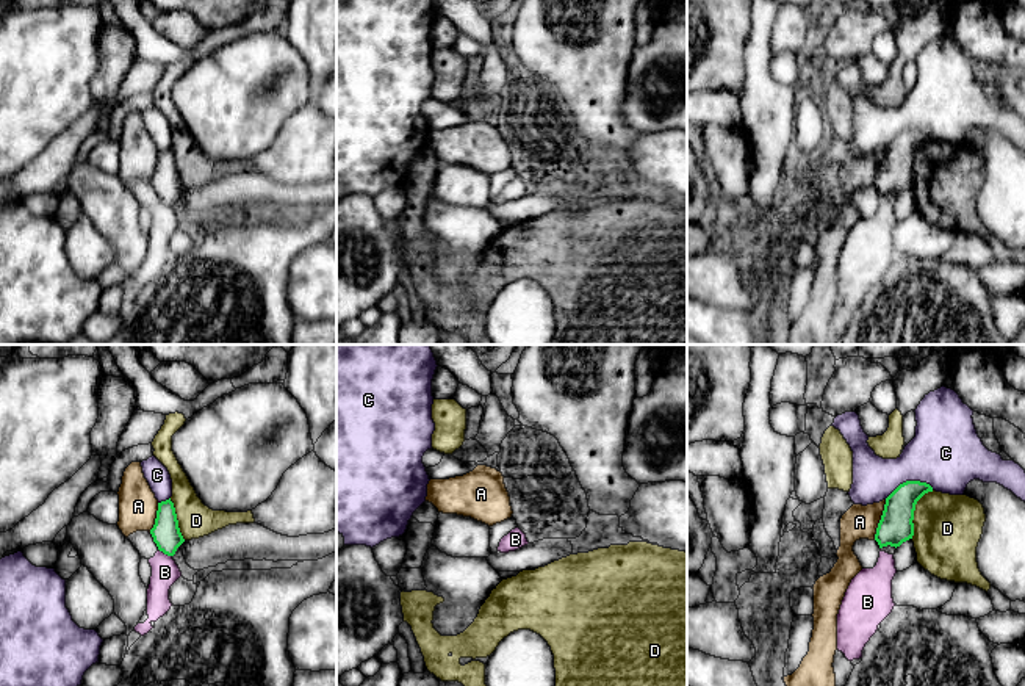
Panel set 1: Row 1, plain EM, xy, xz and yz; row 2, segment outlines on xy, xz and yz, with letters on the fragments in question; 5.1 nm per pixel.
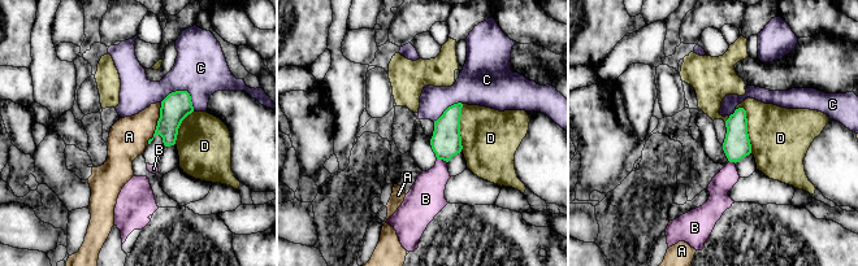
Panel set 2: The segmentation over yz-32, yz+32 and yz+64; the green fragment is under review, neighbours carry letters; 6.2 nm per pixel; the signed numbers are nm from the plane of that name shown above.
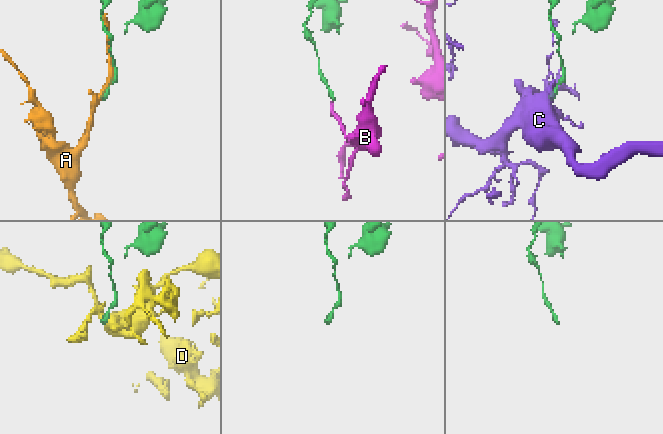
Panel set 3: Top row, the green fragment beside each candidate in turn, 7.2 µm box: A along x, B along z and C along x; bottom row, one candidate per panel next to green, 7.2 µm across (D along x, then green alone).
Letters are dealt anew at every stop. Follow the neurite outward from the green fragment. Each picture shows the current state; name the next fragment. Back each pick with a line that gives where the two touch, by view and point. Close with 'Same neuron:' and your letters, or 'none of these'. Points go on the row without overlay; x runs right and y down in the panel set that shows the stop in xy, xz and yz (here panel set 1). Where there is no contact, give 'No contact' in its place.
Same neuron: none of these

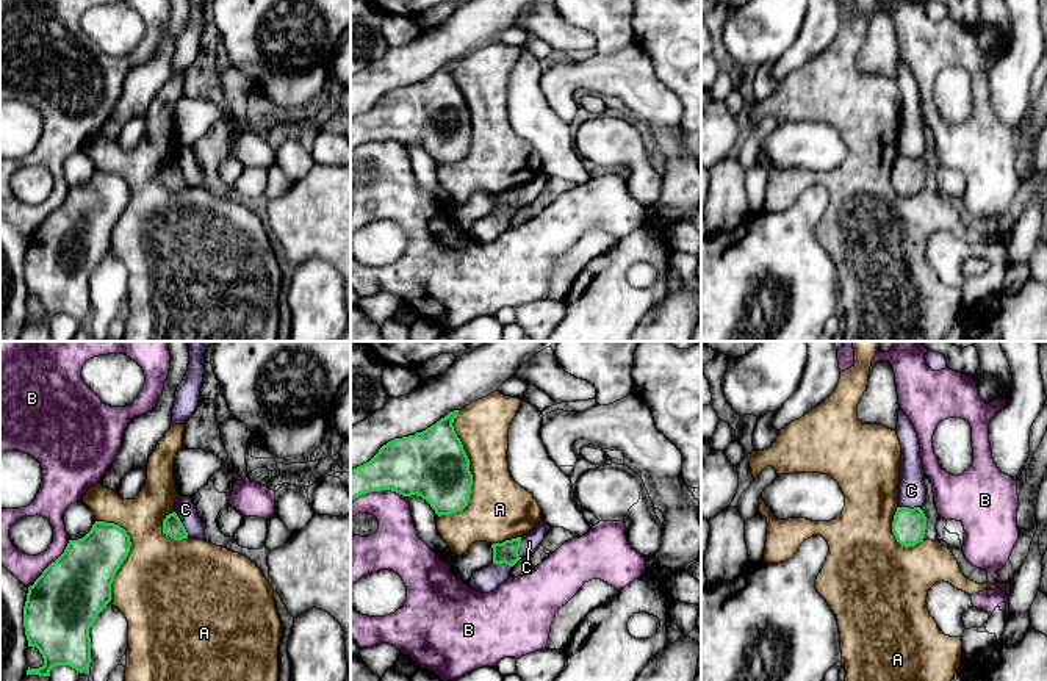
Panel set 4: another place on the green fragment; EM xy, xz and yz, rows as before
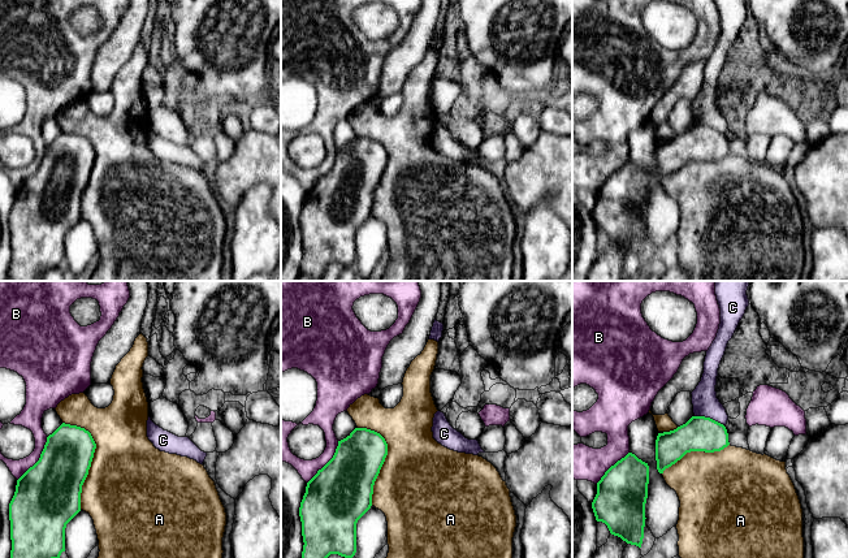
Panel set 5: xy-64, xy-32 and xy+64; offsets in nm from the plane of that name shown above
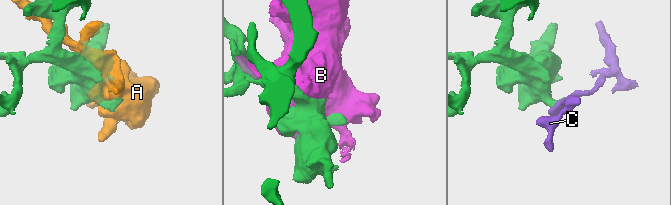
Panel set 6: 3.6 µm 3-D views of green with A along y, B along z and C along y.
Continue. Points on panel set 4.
C: Touches green at xy (182, 174)
Same neuron: C

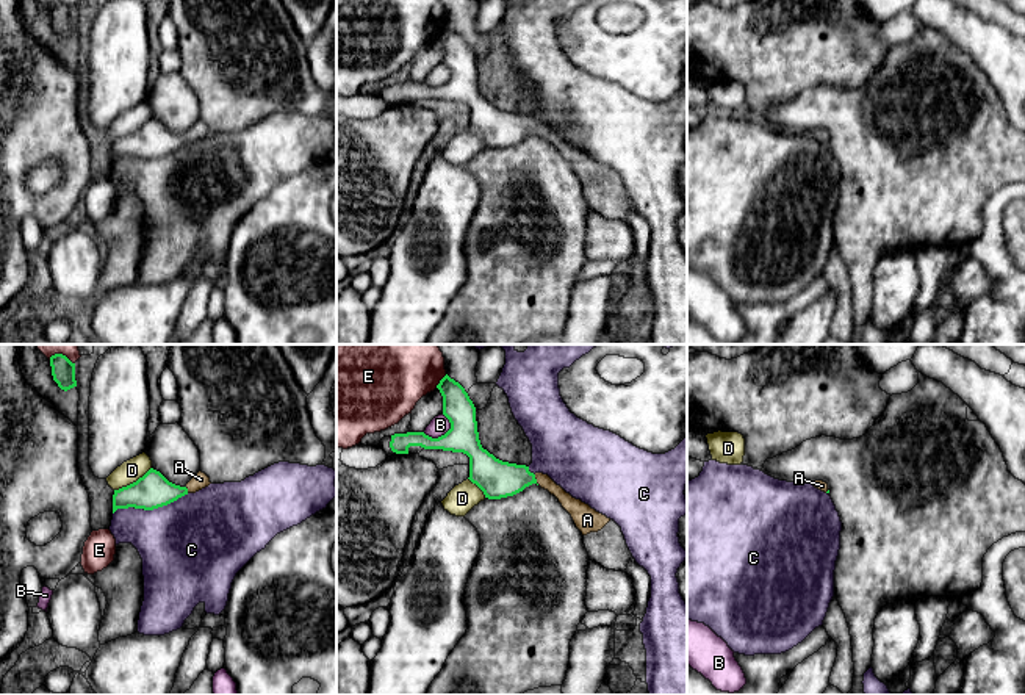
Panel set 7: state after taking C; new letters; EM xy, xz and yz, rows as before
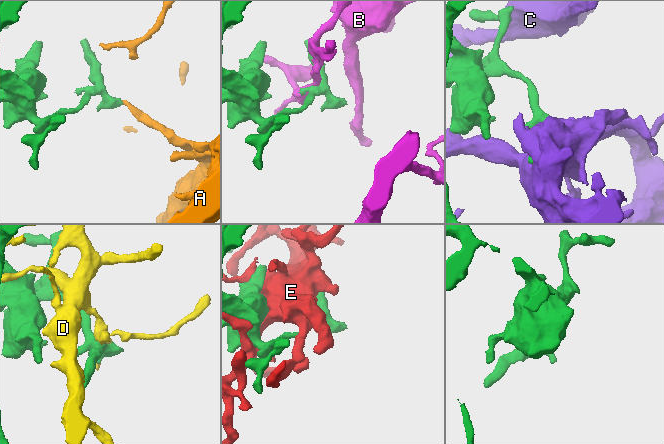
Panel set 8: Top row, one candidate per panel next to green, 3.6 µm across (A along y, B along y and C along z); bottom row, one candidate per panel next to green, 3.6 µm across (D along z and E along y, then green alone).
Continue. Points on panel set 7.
A: Touches green at xz (535, 129)
Same neuron: A

